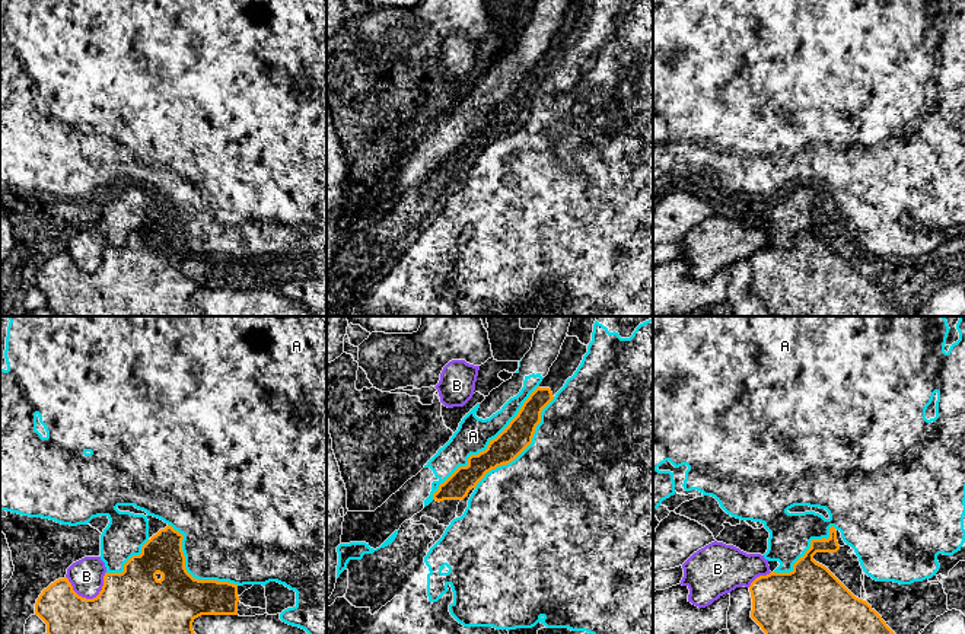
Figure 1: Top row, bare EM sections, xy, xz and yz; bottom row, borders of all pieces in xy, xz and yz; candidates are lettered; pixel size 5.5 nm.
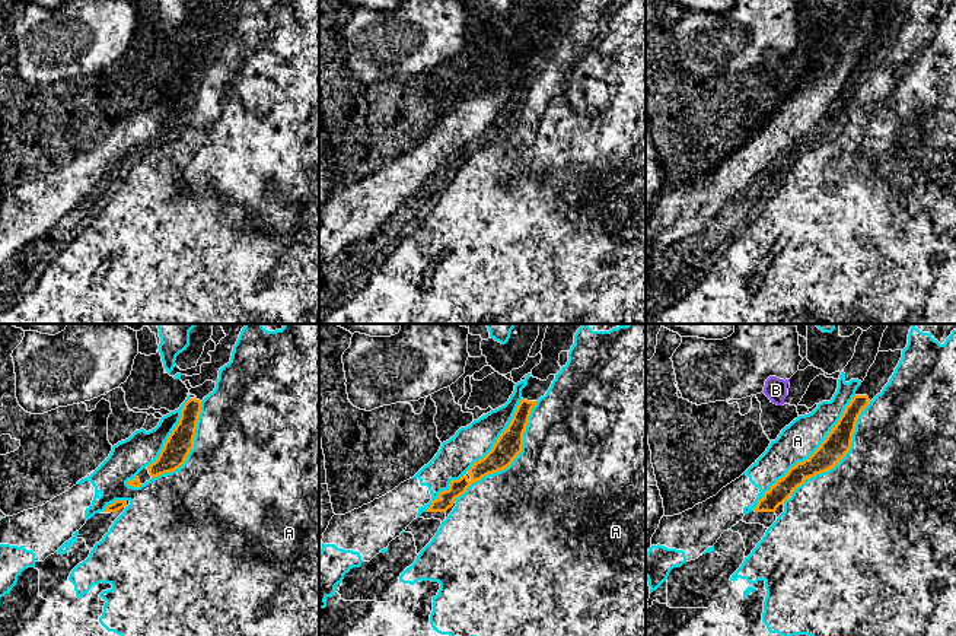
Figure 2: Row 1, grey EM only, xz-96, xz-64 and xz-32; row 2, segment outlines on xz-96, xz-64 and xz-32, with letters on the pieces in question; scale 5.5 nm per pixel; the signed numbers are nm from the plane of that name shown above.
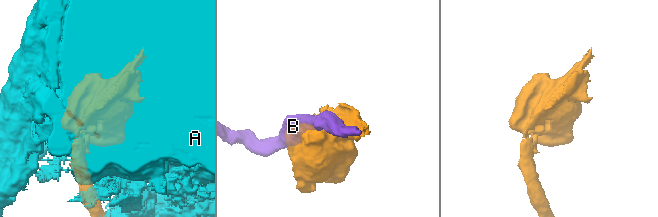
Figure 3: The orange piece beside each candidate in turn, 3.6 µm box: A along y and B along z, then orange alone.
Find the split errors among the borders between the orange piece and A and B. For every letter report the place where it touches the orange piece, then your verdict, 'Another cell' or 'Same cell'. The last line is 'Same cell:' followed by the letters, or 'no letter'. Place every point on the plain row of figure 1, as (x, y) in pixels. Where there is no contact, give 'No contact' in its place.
A: Touches orange at xz (486, 123). Another cell
B: Touches orange at xy (89, 273). Another cell
Same cell: no letter

